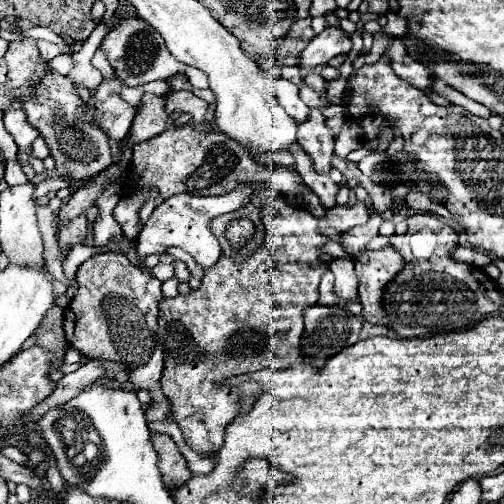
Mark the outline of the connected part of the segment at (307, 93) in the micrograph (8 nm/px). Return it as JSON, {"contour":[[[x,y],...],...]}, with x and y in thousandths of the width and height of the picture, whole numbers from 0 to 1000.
{"contour":[[[601,169],[597,173],[597,196],[613,208],[613,212],[641,212],[645,204],[633,196],[633,188],[613,173],[613,169]]]}

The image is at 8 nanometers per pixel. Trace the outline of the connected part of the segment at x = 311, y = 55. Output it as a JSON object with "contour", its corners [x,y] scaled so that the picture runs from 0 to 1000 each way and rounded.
{"contour":[[[657,54],[645,58],[641,65],[625,69],[621,77],[613,77],[613,85],[605,89],[605,97],[593,109],[593,133],[597,137],[625,137],[625,133],[641,133],[653,125],[657,113],[665,109],[681,109],[696,101],[696,77],[692,65],[685,65],[681,58]]]}

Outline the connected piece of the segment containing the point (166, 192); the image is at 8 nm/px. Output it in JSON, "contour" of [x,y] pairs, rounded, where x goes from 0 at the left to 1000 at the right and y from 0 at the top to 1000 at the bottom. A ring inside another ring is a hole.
{"contour":[[[367,244],[359,252],[343,248],[319,268],[264,292],[248,371],[232,411],[224,415],[224,431],[240,446],[244,462],[268,474],[280,458],[276,419],[304,375],[319,395],[335,395],[351,383],[446,387],[458,383],[474,363],[490,359],[534,359],[534,343],[494,308],[494,300],[474,280],[458,280],[438,260],[387,260],[379,244]]]}

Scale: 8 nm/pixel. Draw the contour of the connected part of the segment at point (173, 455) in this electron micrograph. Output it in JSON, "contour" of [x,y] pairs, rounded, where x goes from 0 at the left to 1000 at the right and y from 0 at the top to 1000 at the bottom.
{"contour":[[[304,863],[300,875],[315,899],[315,931],[319,931],[327,962],[331,966],[359,962],[363,954],[371,954],[379,935],[371,931],[367,907],[359,903],[359,895],[343,879],[343,871],[335,863]]]}

